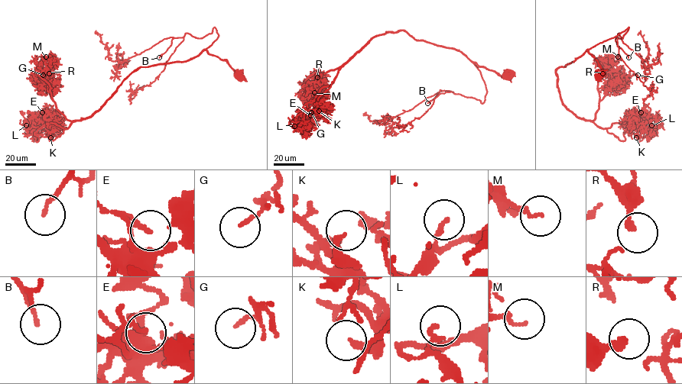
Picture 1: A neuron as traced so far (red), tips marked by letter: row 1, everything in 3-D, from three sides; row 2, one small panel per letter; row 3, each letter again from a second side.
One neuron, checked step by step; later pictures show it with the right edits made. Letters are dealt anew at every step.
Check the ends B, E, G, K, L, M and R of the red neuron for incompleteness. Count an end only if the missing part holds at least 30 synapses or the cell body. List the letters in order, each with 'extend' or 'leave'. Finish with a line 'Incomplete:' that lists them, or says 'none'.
B: extend
E: leave
G: leave
K: leave
L: leave
M: leave
R: extend
Incomplete: B, R

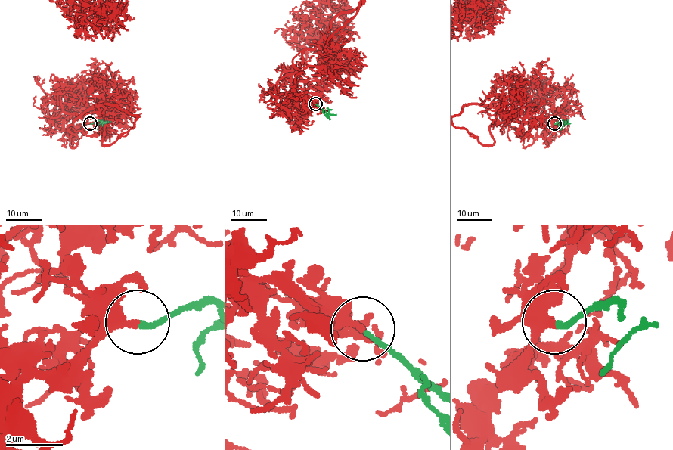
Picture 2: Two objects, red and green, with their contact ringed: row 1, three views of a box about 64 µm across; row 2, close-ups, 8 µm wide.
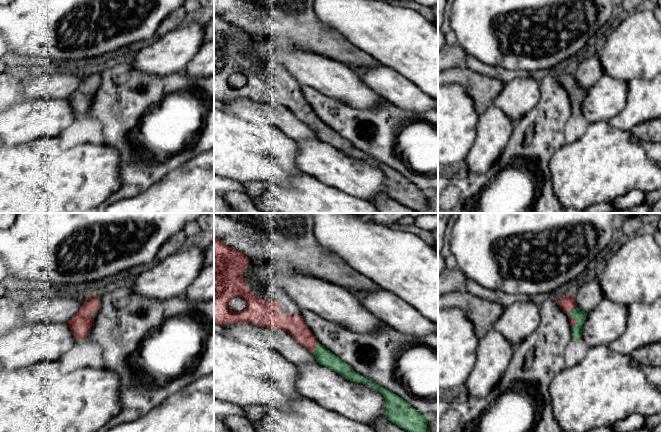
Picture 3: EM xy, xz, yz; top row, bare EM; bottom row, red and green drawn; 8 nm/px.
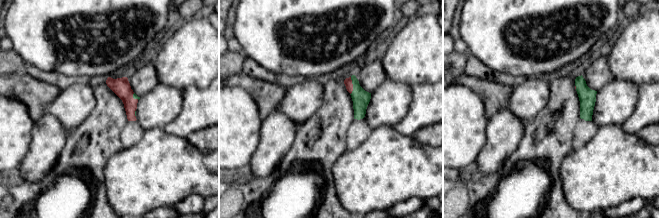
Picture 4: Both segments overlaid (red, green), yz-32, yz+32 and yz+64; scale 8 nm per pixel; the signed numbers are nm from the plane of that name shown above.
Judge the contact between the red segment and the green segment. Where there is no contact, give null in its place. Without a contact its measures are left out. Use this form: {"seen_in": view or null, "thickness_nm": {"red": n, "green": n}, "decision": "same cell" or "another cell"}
{"seen_in": "xz", "thickness_nm": {"red": 170, "green": 130}, "decision": "same cell"}

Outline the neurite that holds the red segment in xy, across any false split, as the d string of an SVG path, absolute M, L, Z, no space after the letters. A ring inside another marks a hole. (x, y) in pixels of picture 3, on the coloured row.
M100 294L89 295L80 310L67 322L77 340L84 339L88 336L94 323L94 318L97 316L100 308Z

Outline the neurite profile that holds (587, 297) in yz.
M598 277L590 282L586 282L583 286L575 288L572 294L577 307L589 313L604 298Z

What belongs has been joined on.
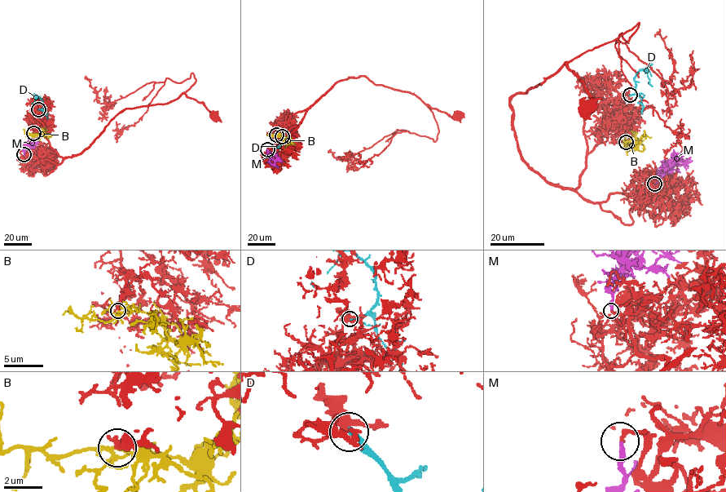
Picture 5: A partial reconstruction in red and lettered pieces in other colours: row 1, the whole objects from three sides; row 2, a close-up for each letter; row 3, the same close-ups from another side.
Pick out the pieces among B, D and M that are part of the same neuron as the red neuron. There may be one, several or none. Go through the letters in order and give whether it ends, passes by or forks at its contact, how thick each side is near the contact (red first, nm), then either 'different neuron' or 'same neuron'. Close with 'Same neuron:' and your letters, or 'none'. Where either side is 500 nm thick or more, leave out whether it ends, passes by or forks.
B: it forks | 360/150 nm | same neuron
D: it ends | 280/360 nm | different neuron
M: it ends | 200/180 nm | same neuron
Same neuron: B, M

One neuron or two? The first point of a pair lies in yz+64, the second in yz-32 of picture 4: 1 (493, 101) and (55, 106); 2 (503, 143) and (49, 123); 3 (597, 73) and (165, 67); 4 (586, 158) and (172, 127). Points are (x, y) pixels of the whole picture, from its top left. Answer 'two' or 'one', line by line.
1: two
2: one
3: two
4: two

